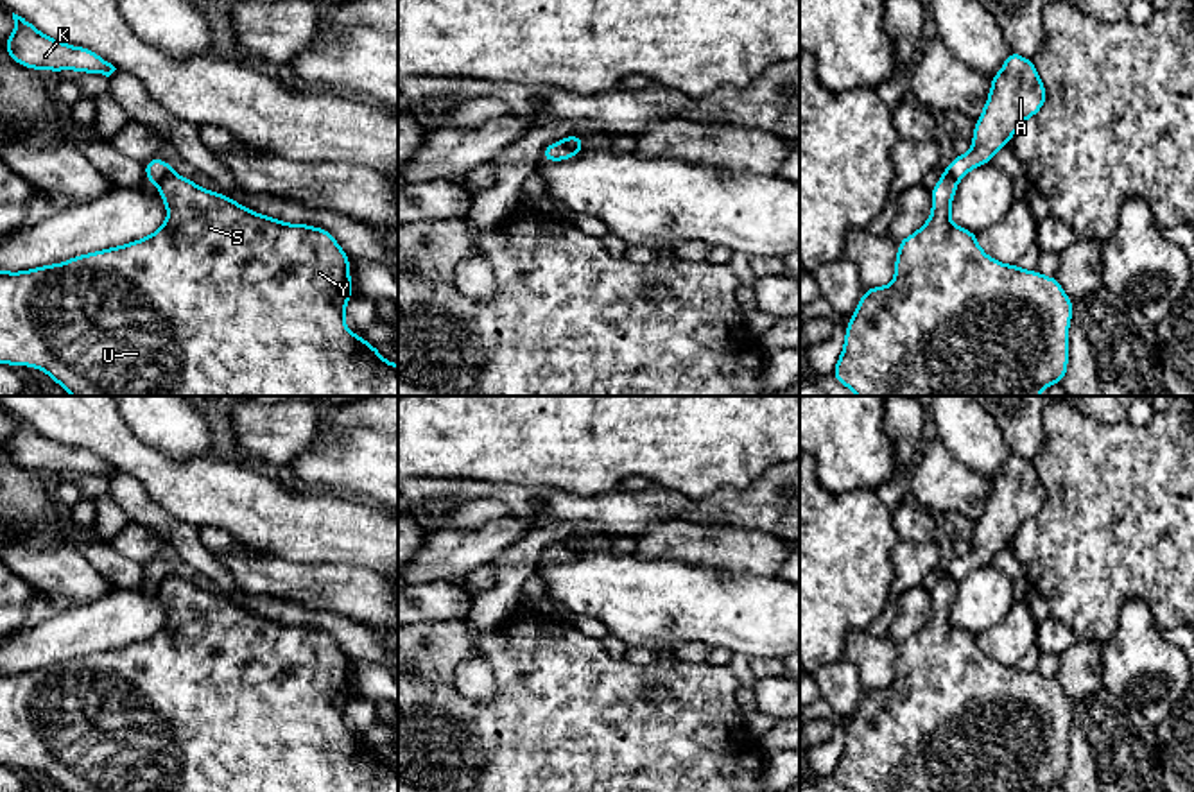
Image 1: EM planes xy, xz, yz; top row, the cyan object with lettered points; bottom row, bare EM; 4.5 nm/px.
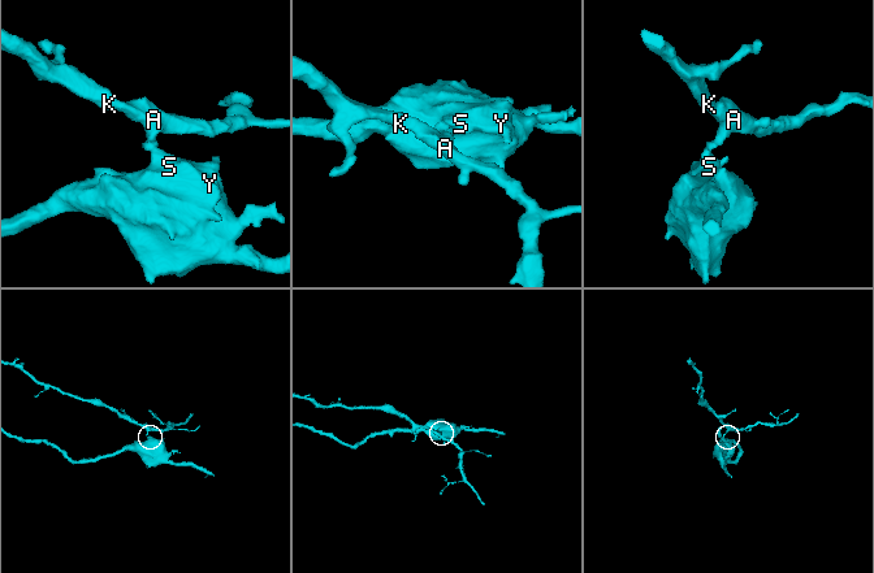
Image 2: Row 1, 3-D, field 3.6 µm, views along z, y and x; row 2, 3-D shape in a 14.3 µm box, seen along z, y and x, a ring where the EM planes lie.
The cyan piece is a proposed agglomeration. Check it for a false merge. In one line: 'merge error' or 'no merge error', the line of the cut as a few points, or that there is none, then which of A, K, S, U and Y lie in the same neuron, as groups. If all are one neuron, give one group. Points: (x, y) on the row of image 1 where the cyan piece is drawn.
merge error; cut xz (562, 140), (578, 153); groups A K / S U Y

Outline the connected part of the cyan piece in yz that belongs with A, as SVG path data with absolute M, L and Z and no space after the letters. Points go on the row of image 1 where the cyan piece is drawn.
M1009 50L1002 70L991 77L986 106L972 134L972 151L956 156L945 172L959 181L972 168L990 163L1000 147L1009 145L1015 131L1043 108L1045 99L1034 63Z

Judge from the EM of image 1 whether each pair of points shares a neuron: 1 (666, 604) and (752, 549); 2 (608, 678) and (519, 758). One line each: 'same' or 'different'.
1: different
2: same

